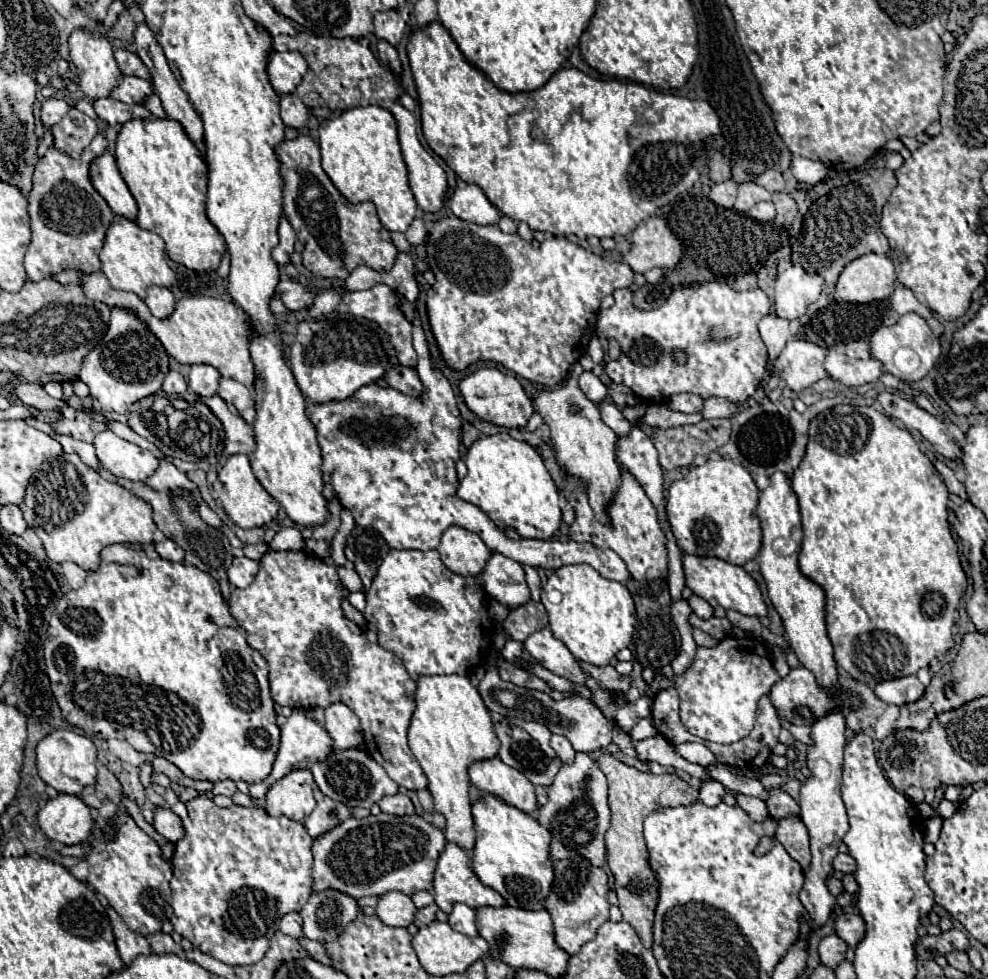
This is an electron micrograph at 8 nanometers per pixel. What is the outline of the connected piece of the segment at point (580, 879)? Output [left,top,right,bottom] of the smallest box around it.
[546,860,610,956]

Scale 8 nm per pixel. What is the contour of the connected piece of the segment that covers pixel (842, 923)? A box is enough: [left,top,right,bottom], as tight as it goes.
[836,914,866,946]

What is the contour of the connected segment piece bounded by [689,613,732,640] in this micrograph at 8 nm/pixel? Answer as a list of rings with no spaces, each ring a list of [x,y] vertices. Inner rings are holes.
[[[694,613],[689,616],[692,626],[700,628],[716,640],[721,640],[728,636],[732,624],[726,618],[712,617],[709,620],[702,620]]]

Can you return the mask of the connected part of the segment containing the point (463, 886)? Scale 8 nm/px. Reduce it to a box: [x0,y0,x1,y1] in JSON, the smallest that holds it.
[432,842,506,914]

